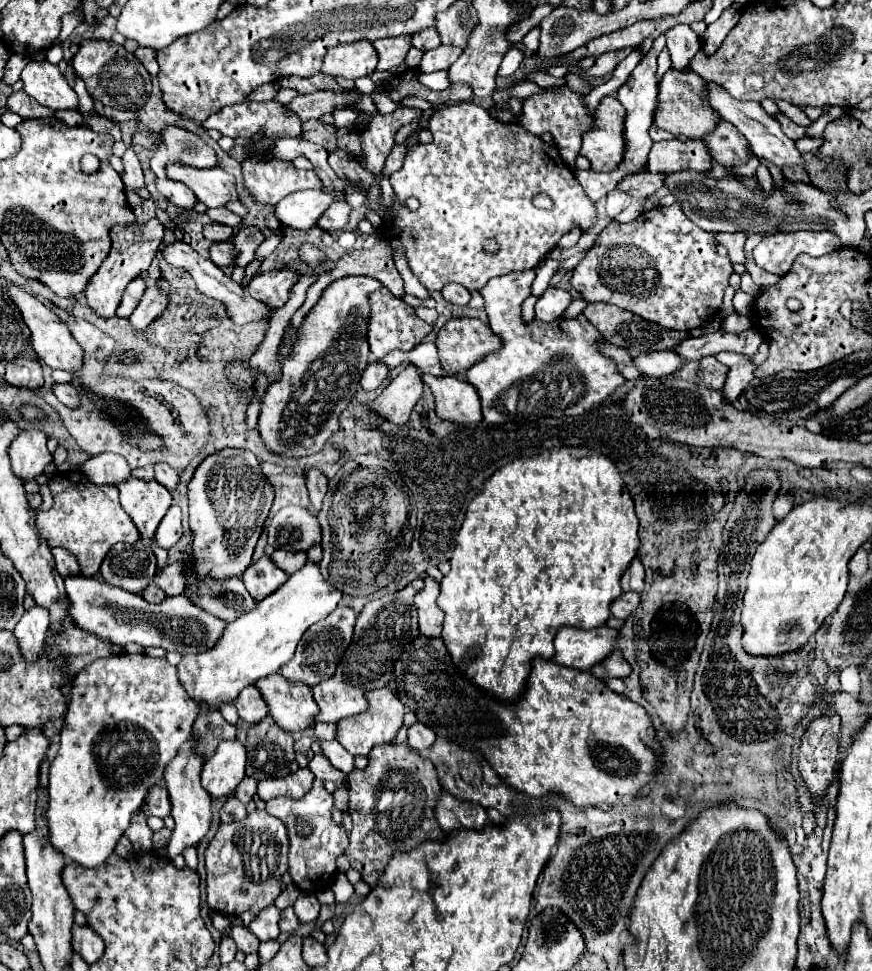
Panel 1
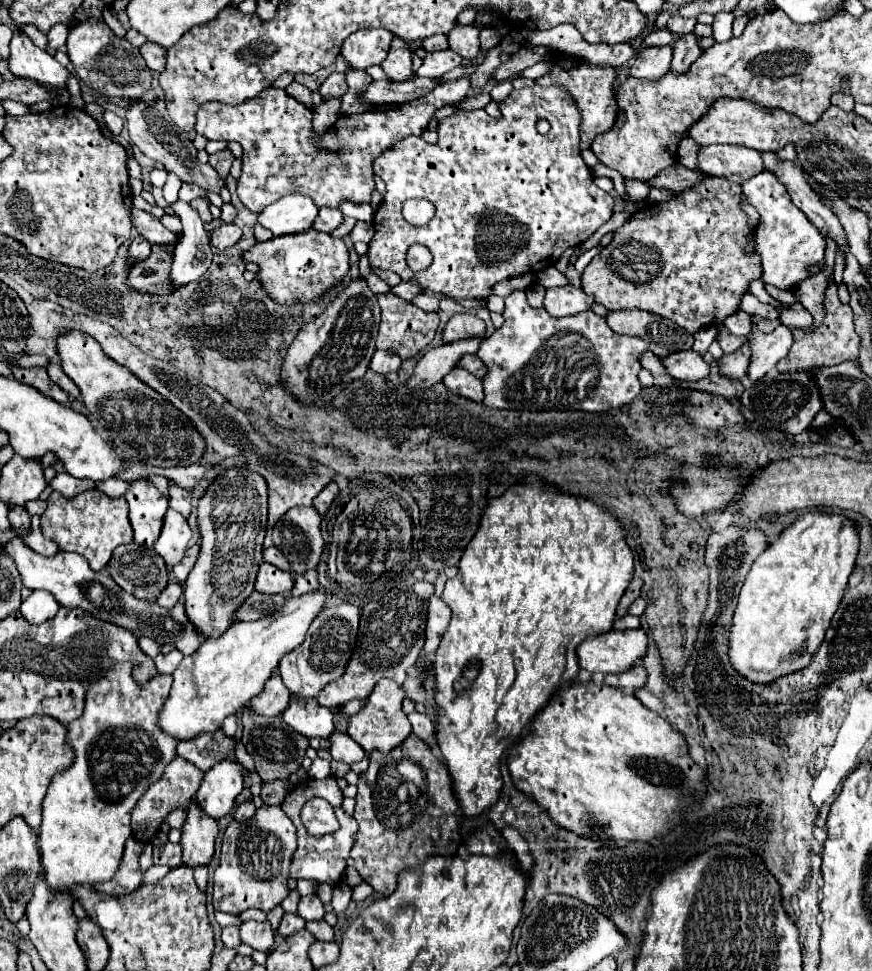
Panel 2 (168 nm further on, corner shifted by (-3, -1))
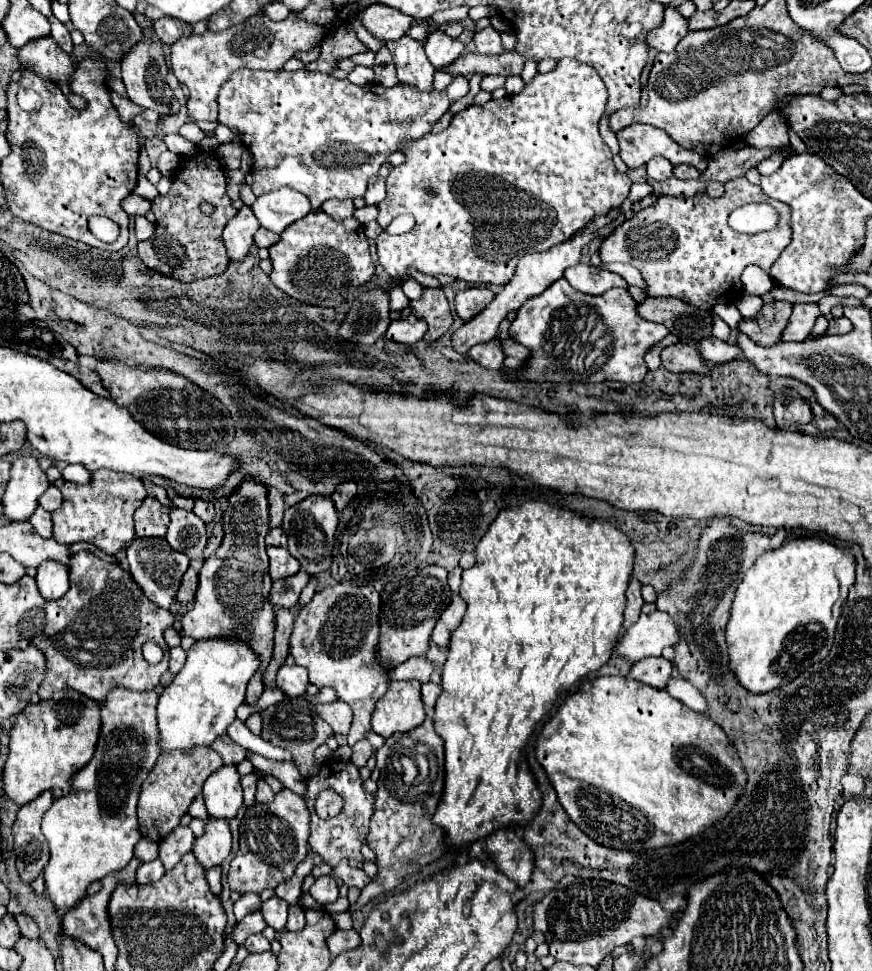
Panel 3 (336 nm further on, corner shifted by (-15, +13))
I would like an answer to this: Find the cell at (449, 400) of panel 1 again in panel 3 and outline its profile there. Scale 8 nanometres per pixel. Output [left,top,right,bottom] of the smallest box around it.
[469,338,505,368]

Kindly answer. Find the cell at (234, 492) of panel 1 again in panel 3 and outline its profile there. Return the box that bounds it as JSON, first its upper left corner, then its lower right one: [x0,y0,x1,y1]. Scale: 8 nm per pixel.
[181,478,275,704]

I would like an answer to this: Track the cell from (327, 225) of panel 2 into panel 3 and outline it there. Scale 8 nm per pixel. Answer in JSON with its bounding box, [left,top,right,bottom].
[321,198,355,220]

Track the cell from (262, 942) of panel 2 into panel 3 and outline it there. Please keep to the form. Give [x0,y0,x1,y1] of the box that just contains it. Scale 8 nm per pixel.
[261,896,289,930]

